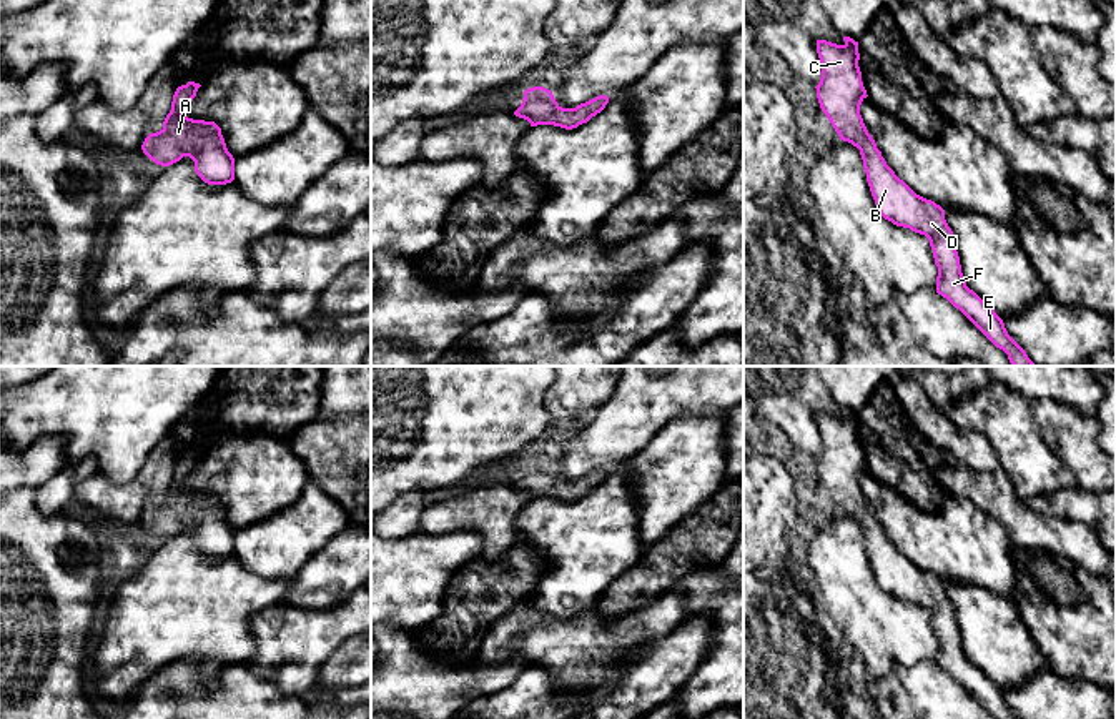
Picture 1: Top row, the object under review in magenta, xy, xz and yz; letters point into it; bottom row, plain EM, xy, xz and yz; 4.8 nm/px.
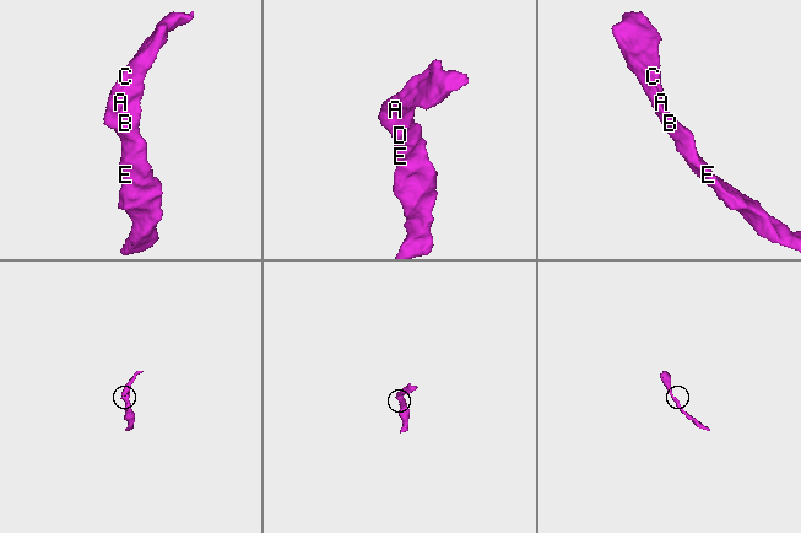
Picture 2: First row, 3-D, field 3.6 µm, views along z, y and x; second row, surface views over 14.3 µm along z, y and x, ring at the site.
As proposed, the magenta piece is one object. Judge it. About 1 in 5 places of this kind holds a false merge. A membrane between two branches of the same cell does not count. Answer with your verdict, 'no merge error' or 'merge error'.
no merge error

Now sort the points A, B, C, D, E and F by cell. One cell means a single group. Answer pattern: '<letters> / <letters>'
A B C D E F

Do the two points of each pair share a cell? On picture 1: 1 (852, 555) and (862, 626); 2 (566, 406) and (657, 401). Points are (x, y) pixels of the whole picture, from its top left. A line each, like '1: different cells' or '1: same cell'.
1: same cell
2: different cells

